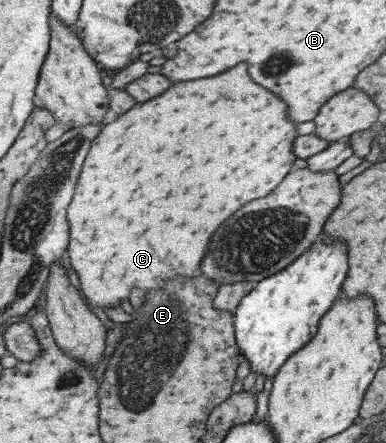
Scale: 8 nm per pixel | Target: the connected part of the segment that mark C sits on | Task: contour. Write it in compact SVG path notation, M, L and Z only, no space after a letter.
M238 64L238 66L230 68L226 74L222 72L218 76L210 76L206 80L174 84L172 88L162 92L162 96L156 96L144 104L136 104L132 110L128 110L122 116L110 116L98 136L95 136L92 141L92 148L83 162L74 198L68 208L68 221L71 225L67 252L72 268L80 276L82 294L92 302L92 306L100 306L100 308L118 306L124 298L128 298L130 288L138 286L142 290L158 290L164 286L162 280L174 278L174 274L190 274L190 278L194 278L194 274L200 274L198 266L200 266L202 256L206 254L206 246L208 246L212 232L216 232L216 228L228 216L232 216L236 210L240 210L250 200L270 194L274 188L278 187L278 182L282 183L282 179L294 168L293 164L296 162L297 156L293 151L293 142L297 136L298 132L296 132L294 122L288 120L286 104L282 104L282 100L278 100L278 96L274 96L272 92L266 92L266 88L256 84L248 76L246 64Z

